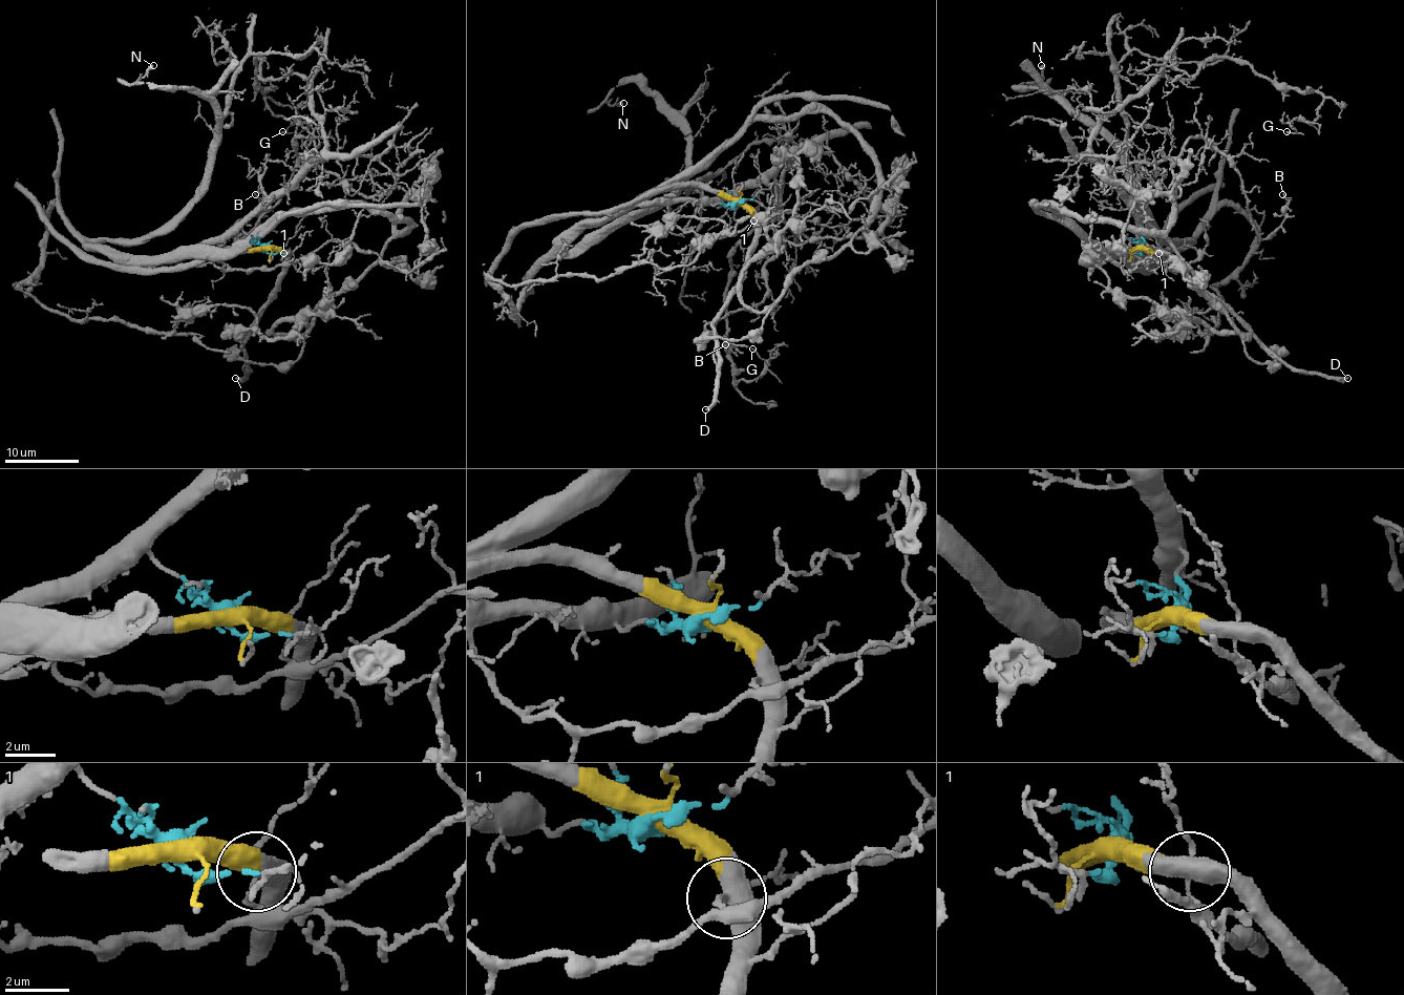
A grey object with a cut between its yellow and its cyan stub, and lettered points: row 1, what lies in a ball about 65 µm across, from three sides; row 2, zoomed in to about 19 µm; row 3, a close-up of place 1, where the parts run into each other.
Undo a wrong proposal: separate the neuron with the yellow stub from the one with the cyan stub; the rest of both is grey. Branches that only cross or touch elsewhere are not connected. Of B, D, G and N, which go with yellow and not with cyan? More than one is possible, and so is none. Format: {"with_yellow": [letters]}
{"with_yellow": ["D"]}

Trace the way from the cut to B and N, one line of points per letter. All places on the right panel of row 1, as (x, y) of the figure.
B: (1140, 247), (1141, 217), (1115, 173), (1171, 160), (1188, 138), (1239, 174), (1261, 238), (1282, 223), (1282, 193)
N: (1140, 247), (1143, 229), (1140, 256), (1189, 241), (1157, 227), (1111, 145), (1020, 87), (1041, 65)

